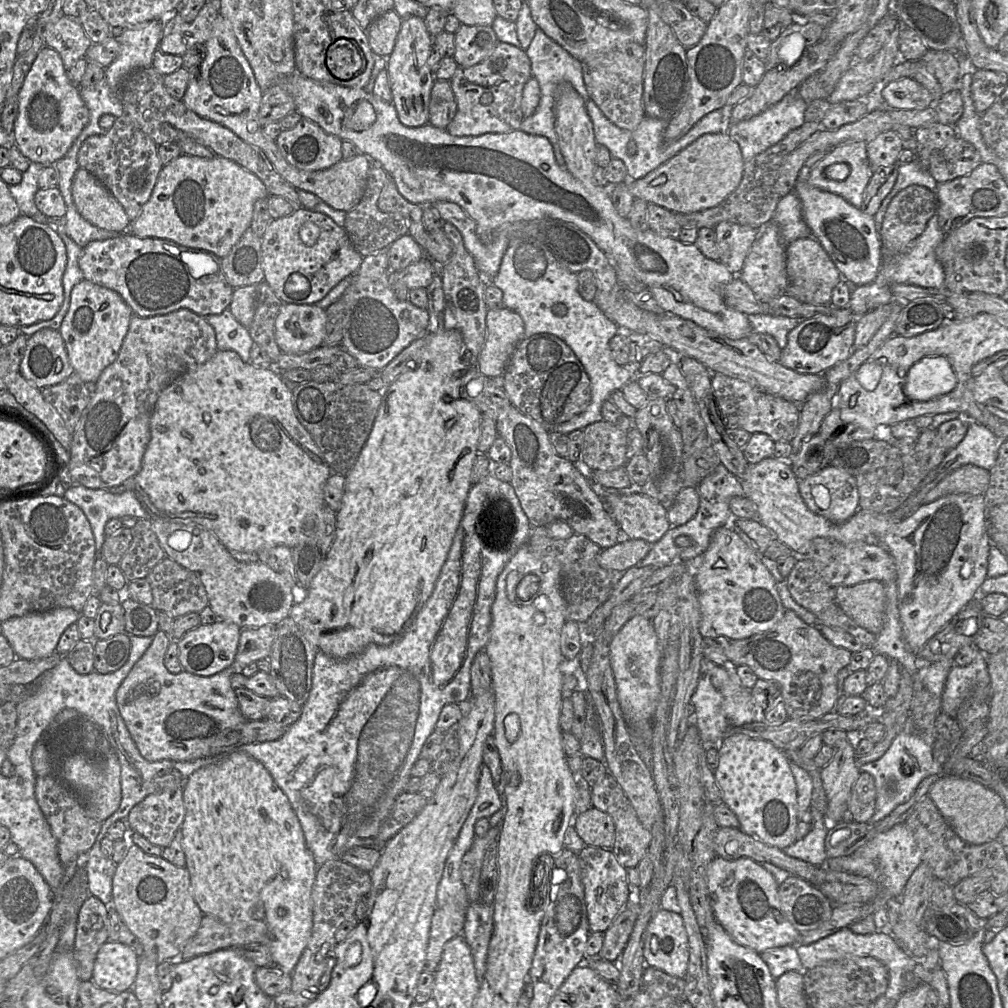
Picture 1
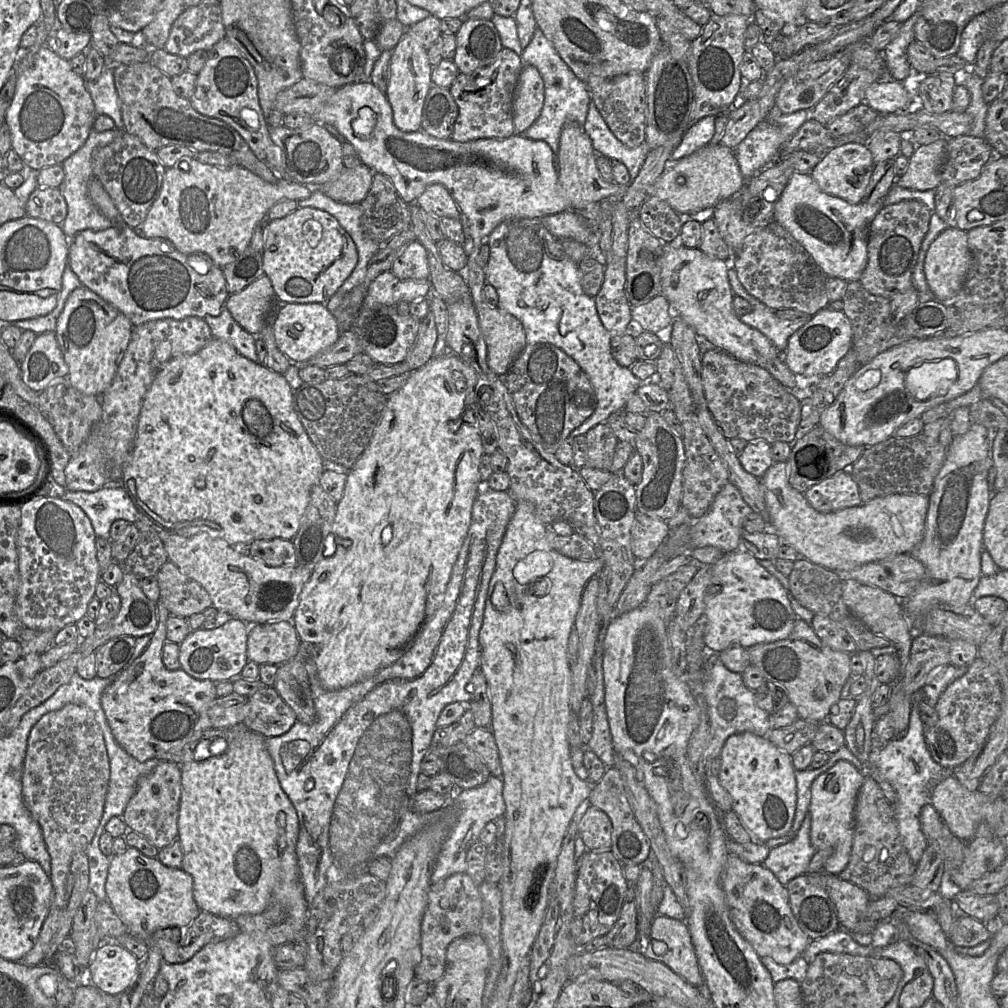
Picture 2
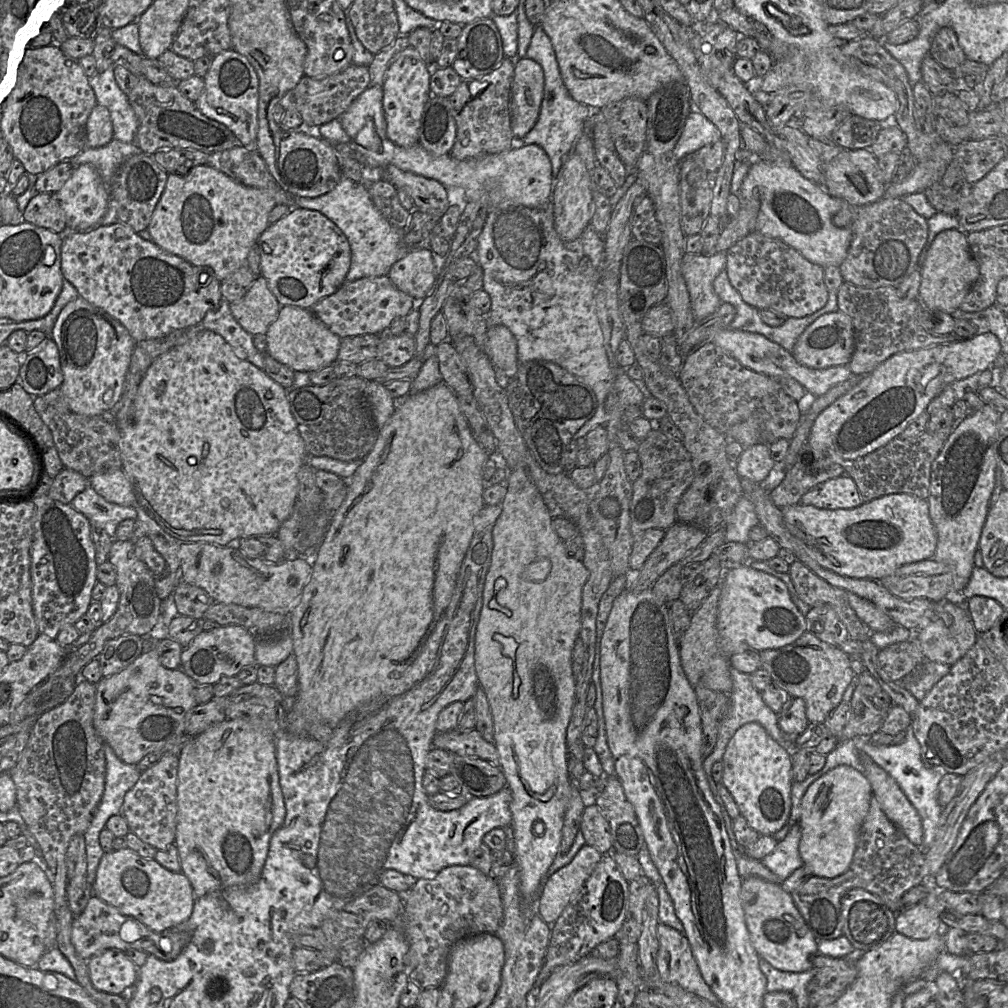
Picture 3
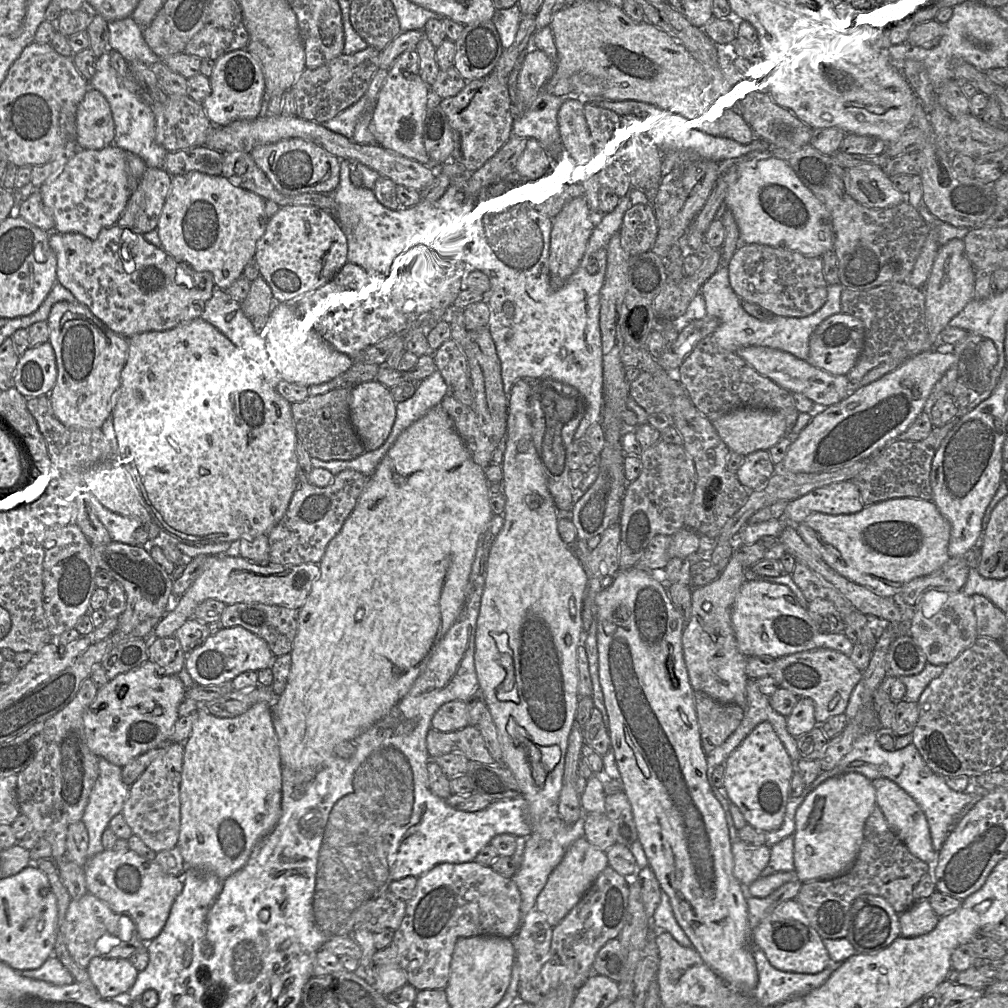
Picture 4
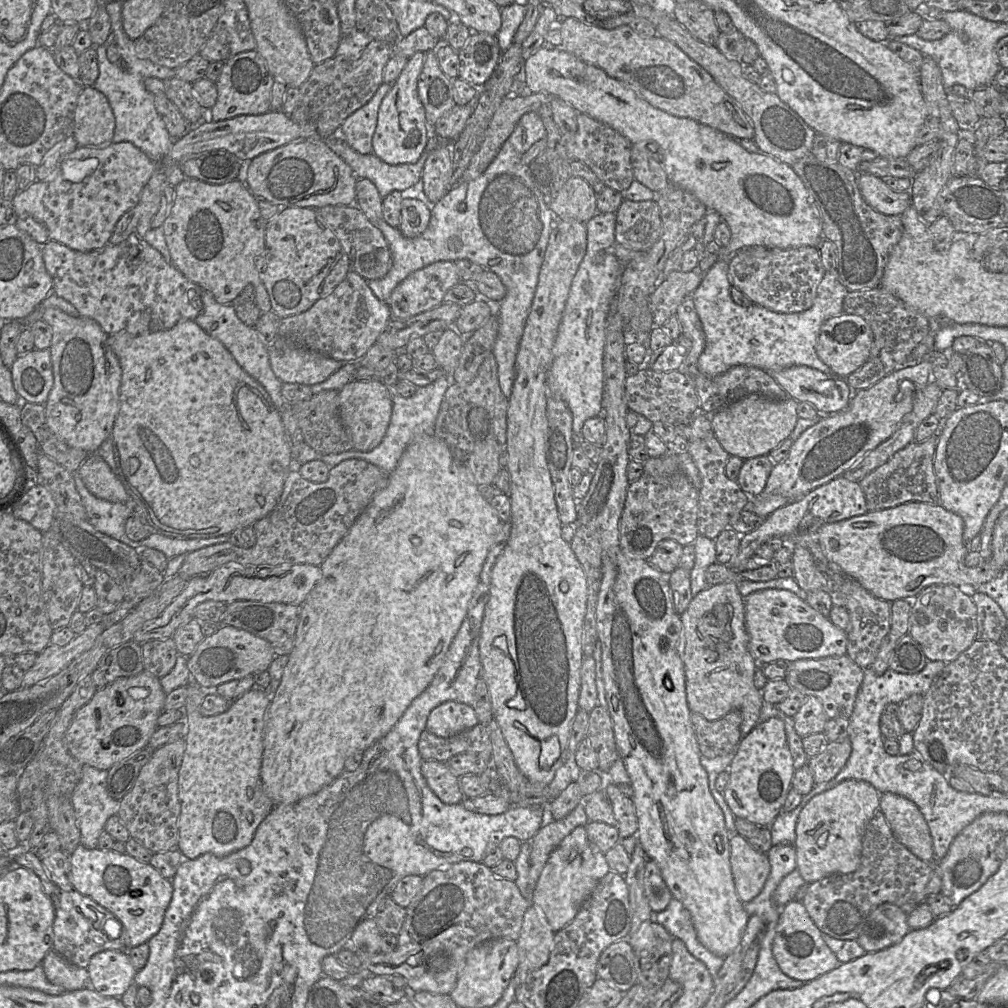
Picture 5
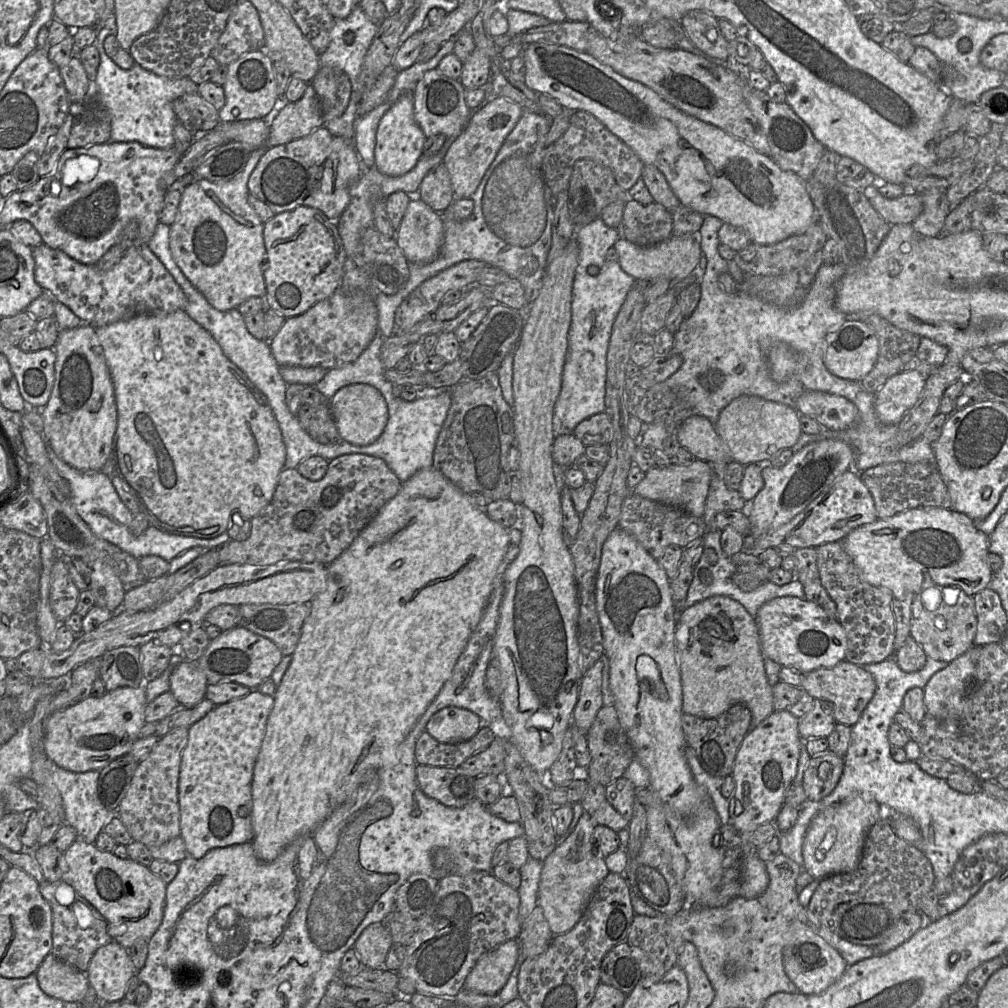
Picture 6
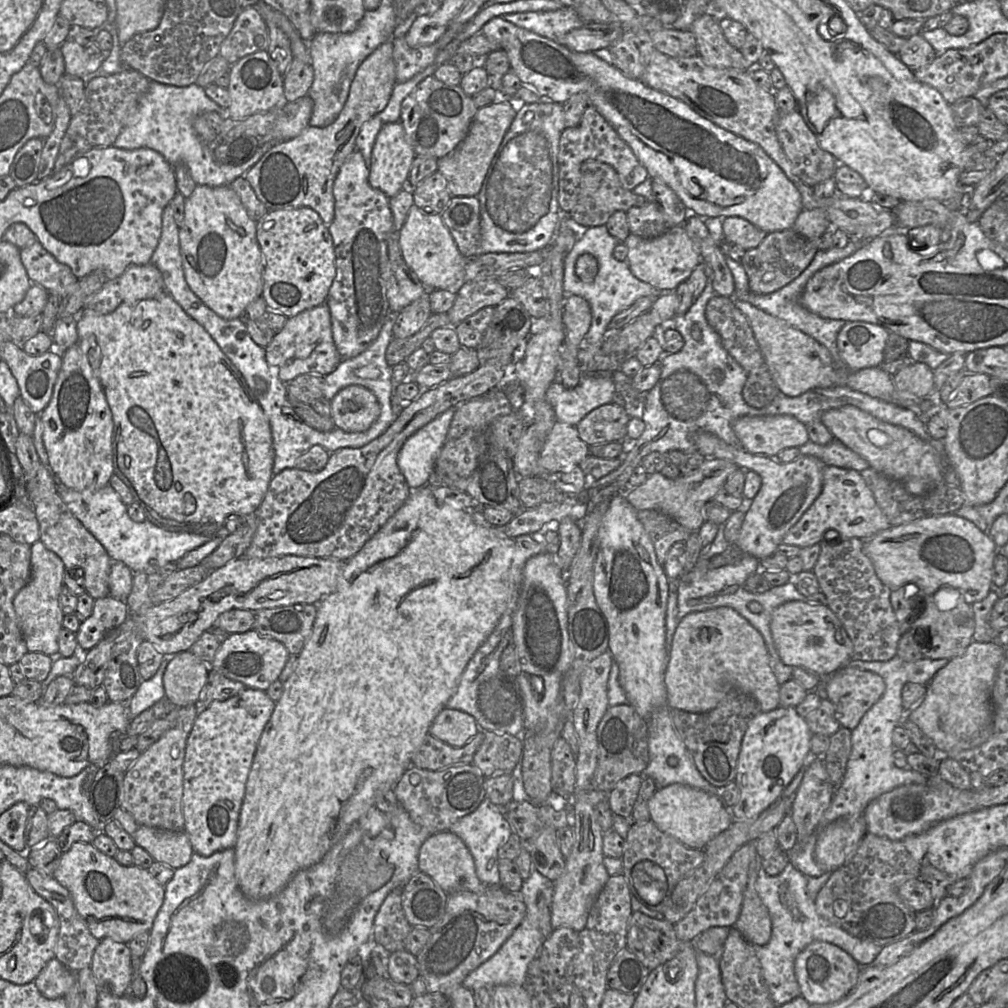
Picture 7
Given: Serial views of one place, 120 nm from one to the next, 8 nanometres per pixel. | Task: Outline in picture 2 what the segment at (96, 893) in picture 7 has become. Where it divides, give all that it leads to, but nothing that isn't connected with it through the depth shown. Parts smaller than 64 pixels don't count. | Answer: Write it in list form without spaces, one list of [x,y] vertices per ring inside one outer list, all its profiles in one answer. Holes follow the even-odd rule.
[[[128,846],[126,851],[110,857],[105,883],[107,899],[130,934],[145,941],[159,929],[185,929],[200,914],[193,896],[193,878],[182,868],[172,868],[158,858],[144,855]]]

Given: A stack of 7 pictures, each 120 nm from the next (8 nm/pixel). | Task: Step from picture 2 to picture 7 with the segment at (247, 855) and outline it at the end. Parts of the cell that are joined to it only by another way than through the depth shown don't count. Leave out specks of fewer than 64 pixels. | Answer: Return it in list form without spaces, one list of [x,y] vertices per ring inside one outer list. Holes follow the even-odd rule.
[[[190,650],[179,652],[163,674],[165,697],[175,707],[197,705],[209,673],[209,665]],[[249,687],[227,700],[214,701],[208,706],[199,708],[187,738],[183,762],[184,831],[194,852],[202,856],[209,856],[216,851],[234,848],[246,781],[257,744],[274,708],[275,702],[266,691]]]

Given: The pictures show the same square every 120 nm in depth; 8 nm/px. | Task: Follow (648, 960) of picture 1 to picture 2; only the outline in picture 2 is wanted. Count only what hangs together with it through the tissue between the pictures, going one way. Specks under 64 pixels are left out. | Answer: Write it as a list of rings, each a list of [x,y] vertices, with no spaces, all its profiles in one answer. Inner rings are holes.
[[[656,915],[652,922],[650,937],[644,956],[665,964],[695,987],[700,987],[704,983],[705,979],[697,961],[686,921]],[[652,940],[660,940],[666,944],[667,950],[663,955],[654,953]]]

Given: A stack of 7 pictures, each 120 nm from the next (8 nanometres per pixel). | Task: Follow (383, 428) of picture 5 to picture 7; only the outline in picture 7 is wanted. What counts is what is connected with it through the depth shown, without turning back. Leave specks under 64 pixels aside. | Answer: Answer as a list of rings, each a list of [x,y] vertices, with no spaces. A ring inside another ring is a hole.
[[[361,385],[341,389],[330,404],[334,425],[349,433],[368,430],[380,415],[377,397]]]

